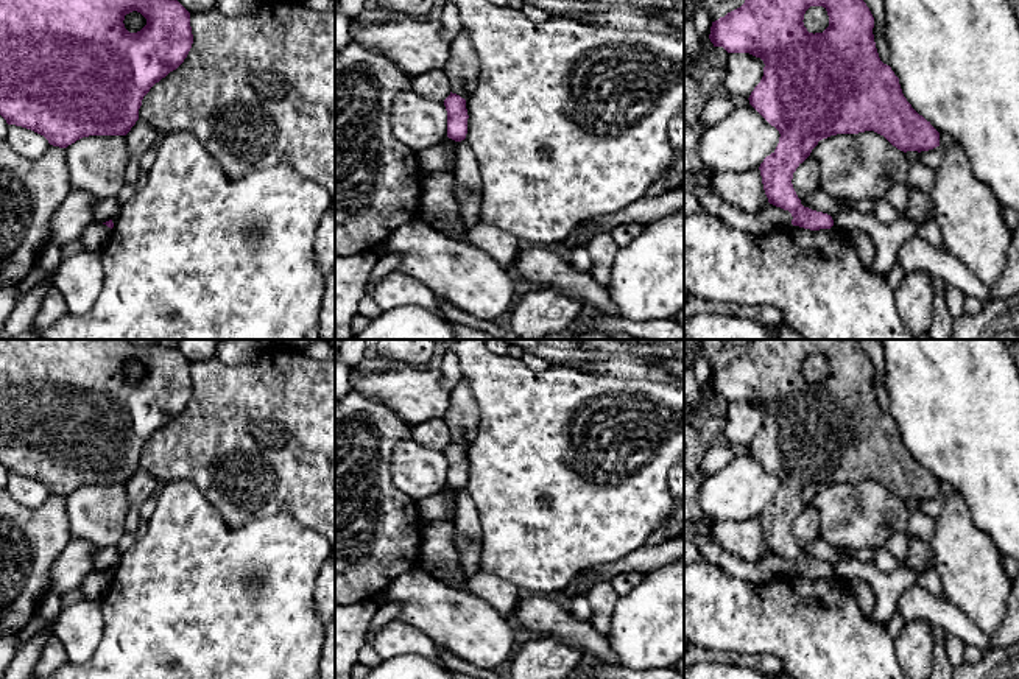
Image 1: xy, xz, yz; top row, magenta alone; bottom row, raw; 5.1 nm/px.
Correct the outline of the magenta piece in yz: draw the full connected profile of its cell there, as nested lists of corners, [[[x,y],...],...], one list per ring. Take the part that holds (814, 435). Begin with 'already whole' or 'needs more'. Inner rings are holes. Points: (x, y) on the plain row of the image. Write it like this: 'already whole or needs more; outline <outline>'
already whole; outline [[[748,340],[745,352],[712,371],[709,388],[728,402],[749,402],[765,413],[763,425],[749,444],[749,453],[771,473],[781,486],[776,498],[760,512],[760,525],[768,551],[788,559],[792,573],[810,579],[830,578],[830,564],[801,553],[792,528],[796,517],[810,505],[820,489],[837,483],[874,480],[893,495],[907,500],[929,500],[940,495],[940,481],[919,464],[902,442],[899,427],[879,406],[874,391],[874,366],[859,340]],[[810,355],[823,355],[829,375],[823,382],[809,382],[804,363]]]

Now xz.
already whole; outline [[[452,442],[444,449],[447,459],[447,486],[461,491],[467,483],[467,458],[466,449],[457,442]]]

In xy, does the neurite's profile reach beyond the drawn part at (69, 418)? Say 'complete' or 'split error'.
complete

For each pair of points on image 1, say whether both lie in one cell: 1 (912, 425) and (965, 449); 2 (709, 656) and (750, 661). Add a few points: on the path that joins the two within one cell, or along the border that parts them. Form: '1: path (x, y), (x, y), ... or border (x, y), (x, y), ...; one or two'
1: path (924, 425), (941, 425), (952, 436); one
2: path (719, 657), (740, 659); one

